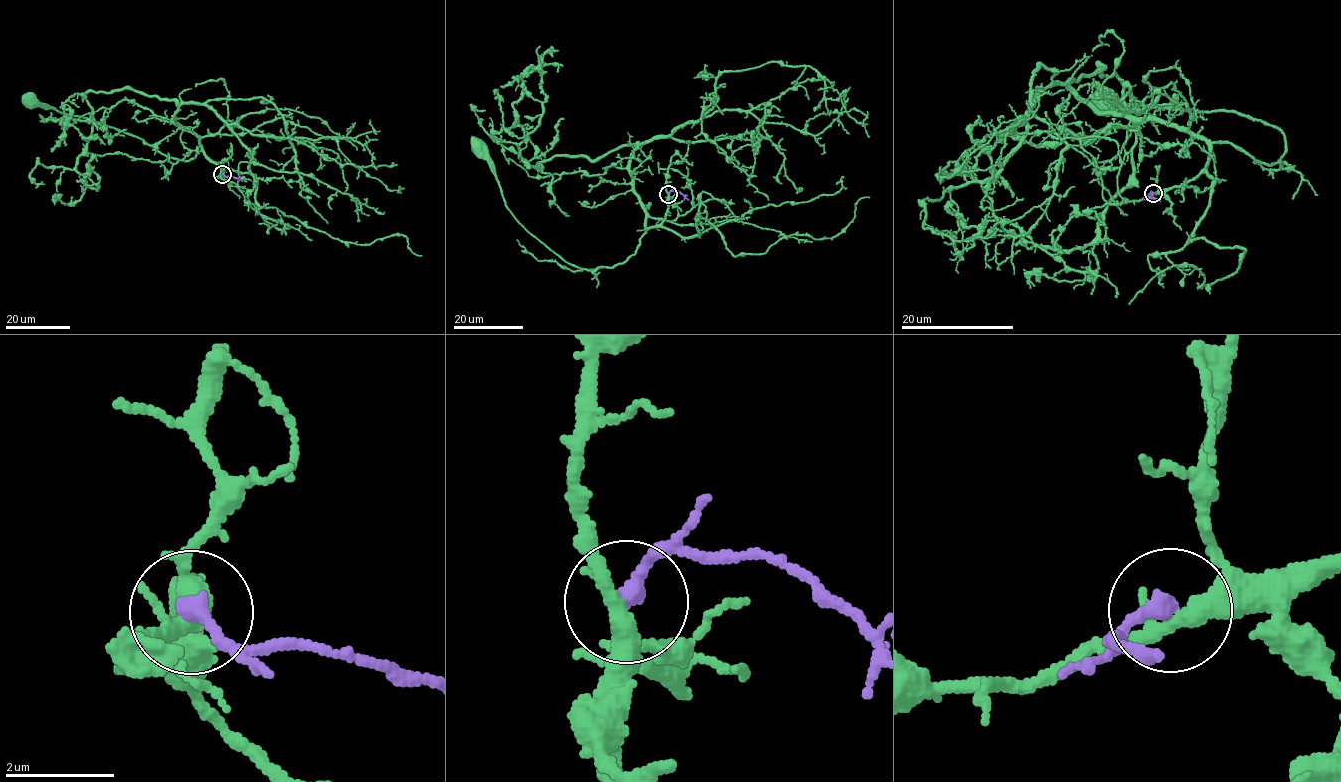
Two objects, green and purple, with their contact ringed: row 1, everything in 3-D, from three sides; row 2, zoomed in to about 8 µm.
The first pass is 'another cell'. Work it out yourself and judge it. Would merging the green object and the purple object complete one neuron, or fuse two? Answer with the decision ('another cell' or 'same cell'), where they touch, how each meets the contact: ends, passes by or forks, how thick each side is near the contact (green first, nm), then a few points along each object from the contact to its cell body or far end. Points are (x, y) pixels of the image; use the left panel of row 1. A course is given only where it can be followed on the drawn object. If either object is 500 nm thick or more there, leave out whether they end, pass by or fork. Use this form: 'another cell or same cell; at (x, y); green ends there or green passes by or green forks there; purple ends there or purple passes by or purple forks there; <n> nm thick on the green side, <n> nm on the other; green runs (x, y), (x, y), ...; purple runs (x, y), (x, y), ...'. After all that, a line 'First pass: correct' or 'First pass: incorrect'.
another cell; at (222, 174); green passes by; purple ends there; 340 nm thick on the green side, 320 nm on the other; green runs (222, 174), (202, 147), (197, 147), (194, 158), (186, 160), (167, 157), (130, 134), (30, 101); purple runs (222, 174), (242, 181)
First pass: correct

